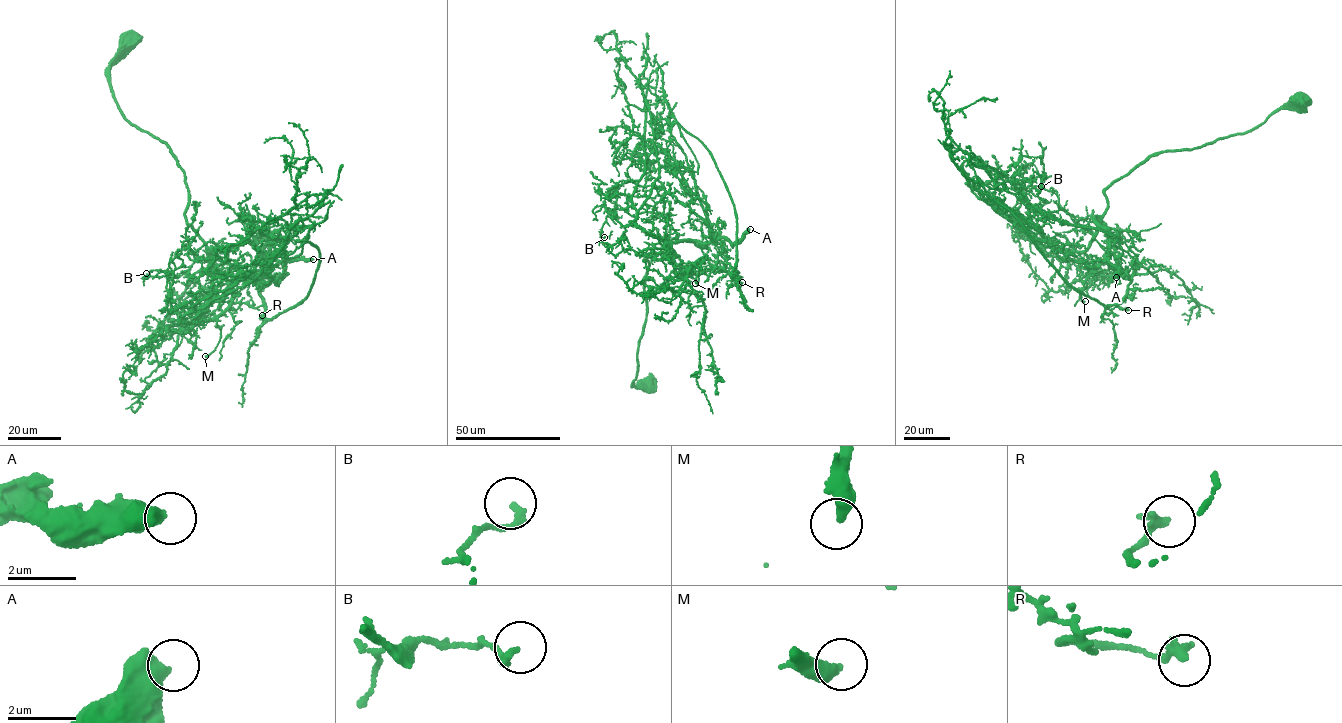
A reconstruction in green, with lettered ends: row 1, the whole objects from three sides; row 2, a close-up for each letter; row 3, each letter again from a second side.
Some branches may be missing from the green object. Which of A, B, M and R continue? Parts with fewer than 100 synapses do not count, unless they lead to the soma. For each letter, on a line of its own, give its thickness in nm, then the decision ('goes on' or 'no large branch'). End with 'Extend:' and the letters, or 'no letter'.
A: 550 nm thick; goes on
B: 220 nm thick; no large branch
M: 420 nm thick; no large branch
R: 280 nm thick; no large branch
Extend: A

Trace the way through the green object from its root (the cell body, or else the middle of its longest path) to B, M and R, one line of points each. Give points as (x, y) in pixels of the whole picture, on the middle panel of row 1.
B: (646, 385), (633, 381), (646, 317), (646, 260), (679, 256), (612, 212), (604, 237)
M: (646, 385), (633, 381), (646, 260), (669, 256), (686, 267), (698, 260), (689, 262), (699, 269), (695, 283)
R: (646, 385), (633, 381), (648, 257), (721, 267), (742, 282)

